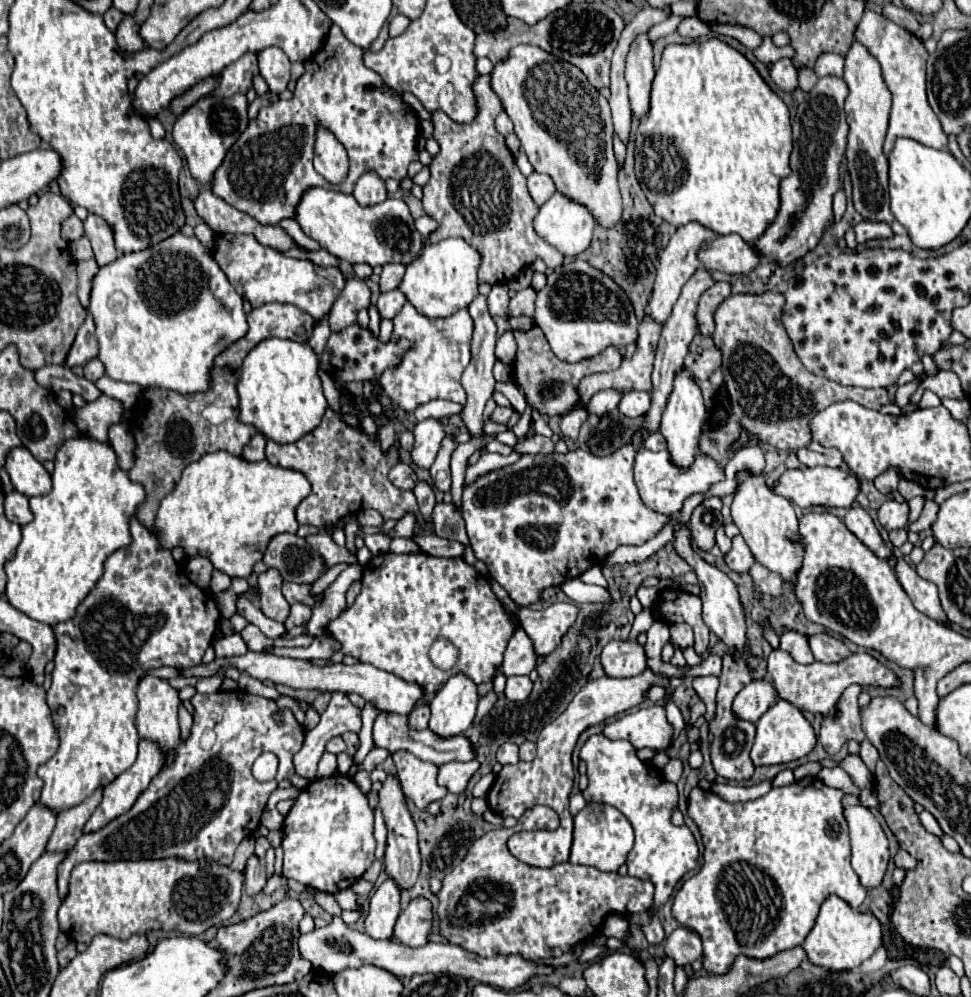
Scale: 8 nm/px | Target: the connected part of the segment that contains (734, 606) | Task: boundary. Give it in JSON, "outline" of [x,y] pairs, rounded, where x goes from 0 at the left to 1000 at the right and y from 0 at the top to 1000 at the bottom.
{"outline":[[[698,524],[694,528],[694,550],[715,570],[715,574],[719,578],[719,588],[723,592],[721,600],[723,600],[723,606],[725,606],[723,620],[725,620],[727,628],[746,646],[750,646],[750,650],[758,650],[760,654],[764,654],[766,648],[768,648],[768,622],[766,622],[766,612],[764,612],[764,606],[762,606],[762,600],[760,600],[758,586],[746,574],[742,574],[737,568],[725,564],[717,556],[717,552],[713,550],[713,546],[715,546],[715,542],[713,542],[713,530],[711,530],[711,526],[709,524]]]}

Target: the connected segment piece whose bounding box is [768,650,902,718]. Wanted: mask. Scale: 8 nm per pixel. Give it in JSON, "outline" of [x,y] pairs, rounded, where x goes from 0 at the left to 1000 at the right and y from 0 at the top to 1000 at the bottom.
{"outline":[[[795,652],[795,656],[791,658],[791,678],[805,702],[812,702],[814,706],[818,706],[824,712],[832,712],[836,716],[847,716],[847,718],[855,718],[855,720],[865,716],[861,706],[863,706],[867,694],[877,686],[886,686],[888,690],[896,690],[896,688],[927,690],[929,688],[927,680],[894,654],[875,656],[873,660],[869,660],[865,664],[857,664],[857,666],[851,666],[851,664],[822,666],[822,664],[818,664],[818,660],[812,654]]]}

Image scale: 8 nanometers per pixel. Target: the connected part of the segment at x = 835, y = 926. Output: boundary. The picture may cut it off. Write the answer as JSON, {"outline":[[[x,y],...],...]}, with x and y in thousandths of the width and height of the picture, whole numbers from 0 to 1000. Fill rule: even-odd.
{"outline":[[[855,899],[849,903],[838,931],[830,939],[826,951],[832,957],[832,963],[840,969],[847,969],[855,975],[867,975],[884,971],[894,963],[900,953],[908,947],[908,929],[896,915],[877,913],[867,901]]]}

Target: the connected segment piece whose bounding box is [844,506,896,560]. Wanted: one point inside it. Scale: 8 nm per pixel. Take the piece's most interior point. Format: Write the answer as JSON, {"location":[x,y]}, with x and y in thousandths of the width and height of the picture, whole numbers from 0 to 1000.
{"location":[884,523]}

